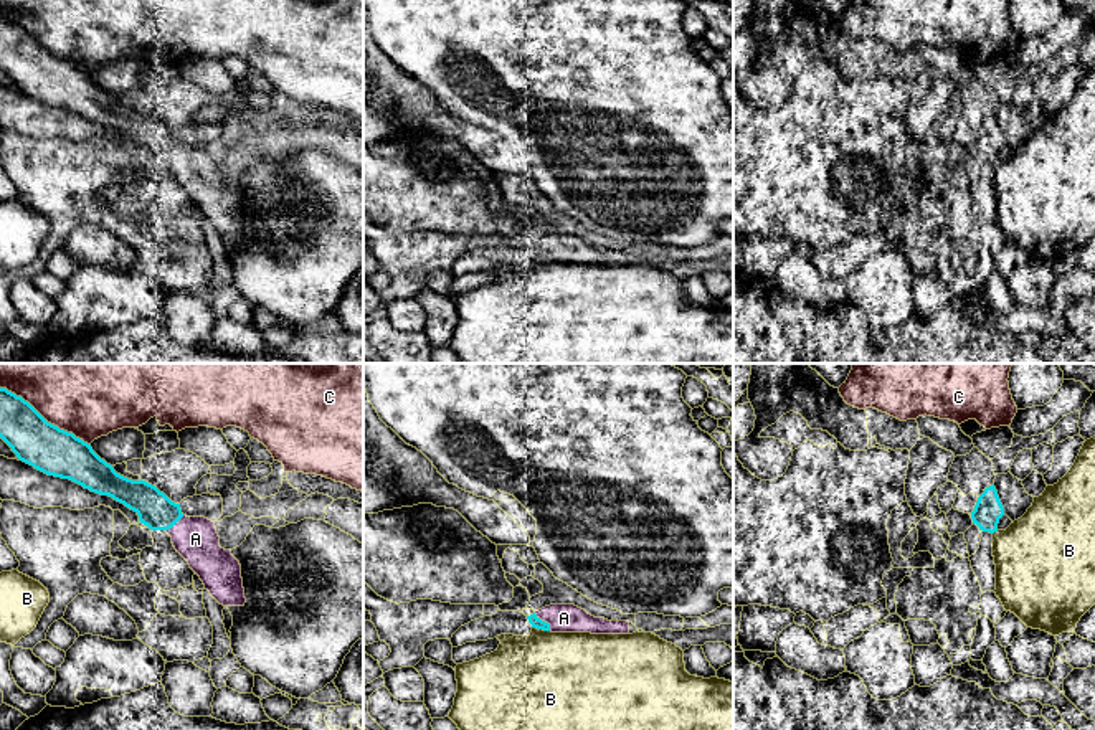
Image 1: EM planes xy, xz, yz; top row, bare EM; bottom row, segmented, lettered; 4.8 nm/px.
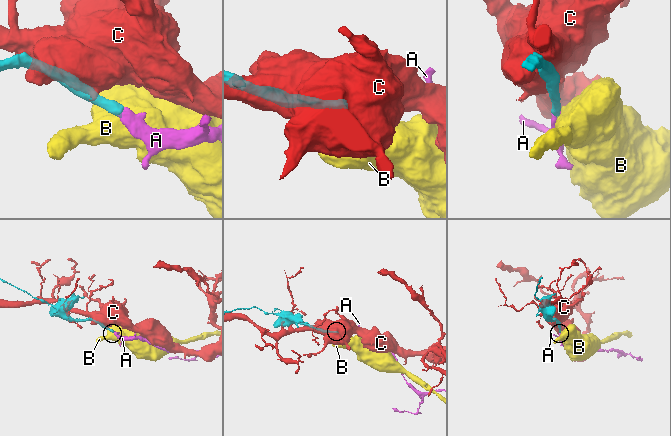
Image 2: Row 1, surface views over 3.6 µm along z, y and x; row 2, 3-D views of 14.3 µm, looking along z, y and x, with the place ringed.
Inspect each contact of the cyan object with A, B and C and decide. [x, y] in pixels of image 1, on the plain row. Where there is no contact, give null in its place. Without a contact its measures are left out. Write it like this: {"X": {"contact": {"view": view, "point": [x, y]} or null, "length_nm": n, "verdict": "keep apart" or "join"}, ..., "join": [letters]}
{"A": {"contact": {"view": "xz", "point": [544, 251]}, "length_nm": 120, "verdict": "join"}, "B": {"contact": {"view": "xz", "point": [540, 258]}, "length_nm": 90, "verdict": "keep apart"}, "C": {"contact": {"view": "xy", "point": [43, 48]}, "length_nm": 500, "verdict": "keep apart"}, "join": ["A"]}

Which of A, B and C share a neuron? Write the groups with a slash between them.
A / B / C

